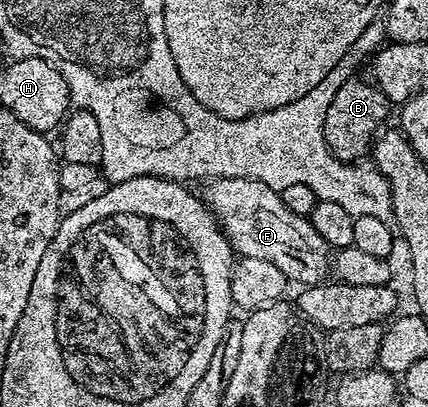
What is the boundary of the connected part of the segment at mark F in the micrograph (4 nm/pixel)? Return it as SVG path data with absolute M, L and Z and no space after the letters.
M213 178L206 186L206 206L218 222L223 235L231 242L232 251L236 255L253 260L269 260L269 264L277 264L277 268L281 268L288 283L300 282L298 285L303 288L328 281L332 251L327 242L317 236L317 228L311 226L310 217L302 218L297 216L297 212L289 212L289 208L285 208L285 204L279 199L279 191L261 184L255 178Z

